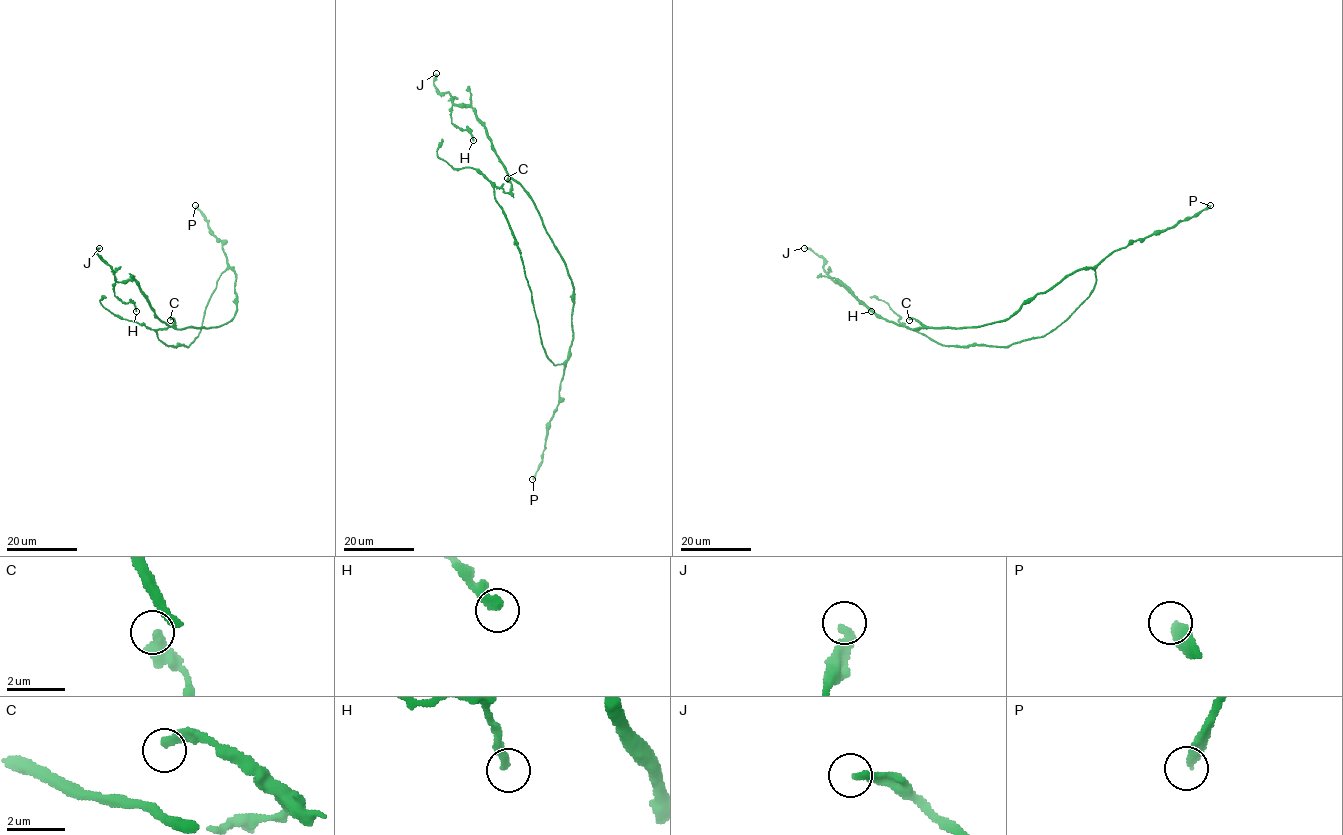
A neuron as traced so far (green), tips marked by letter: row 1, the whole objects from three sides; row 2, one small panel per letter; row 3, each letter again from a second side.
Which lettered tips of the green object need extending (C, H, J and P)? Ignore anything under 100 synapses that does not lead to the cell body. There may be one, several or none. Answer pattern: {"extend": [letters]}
{"extend": []}

